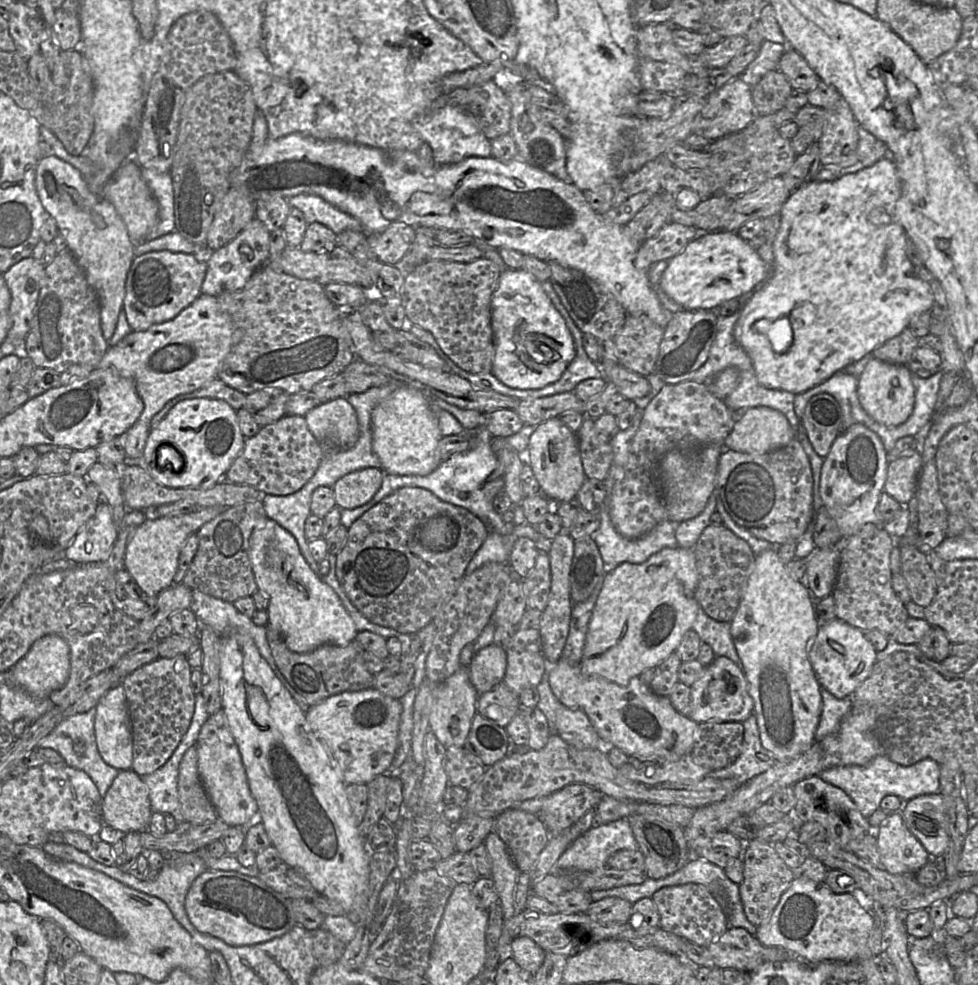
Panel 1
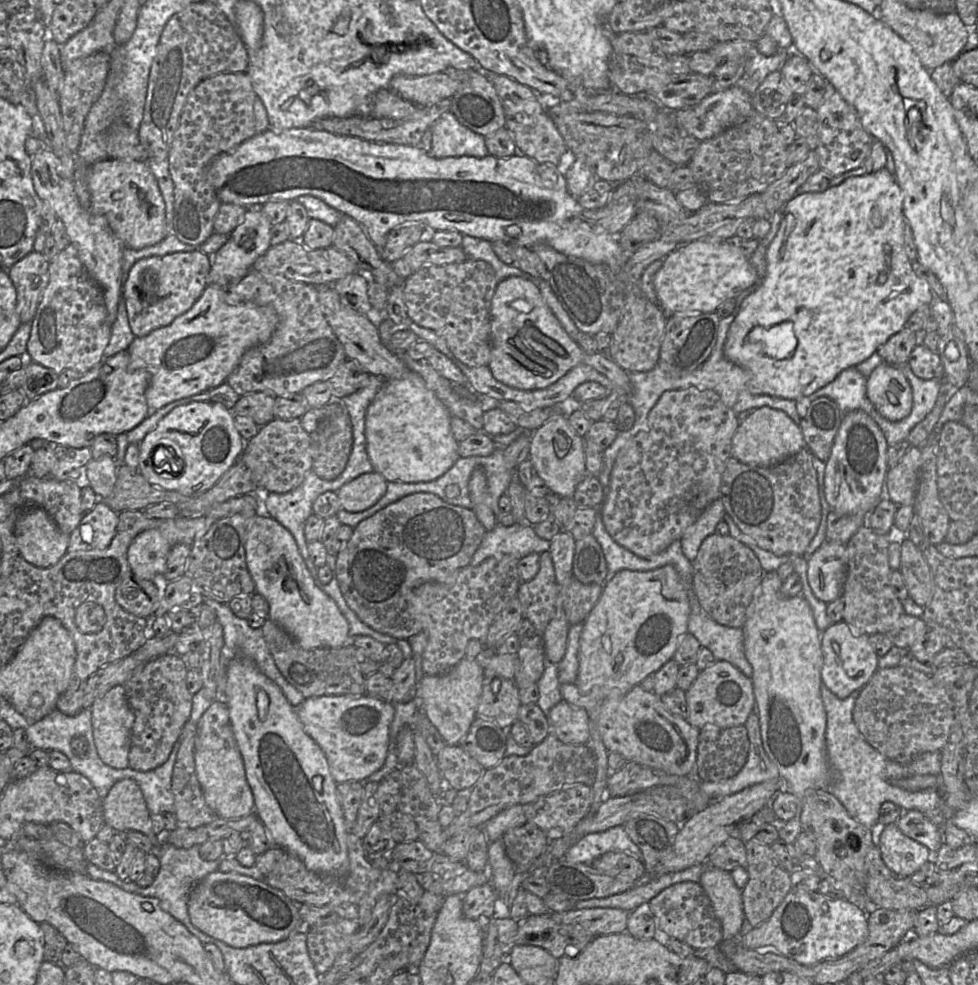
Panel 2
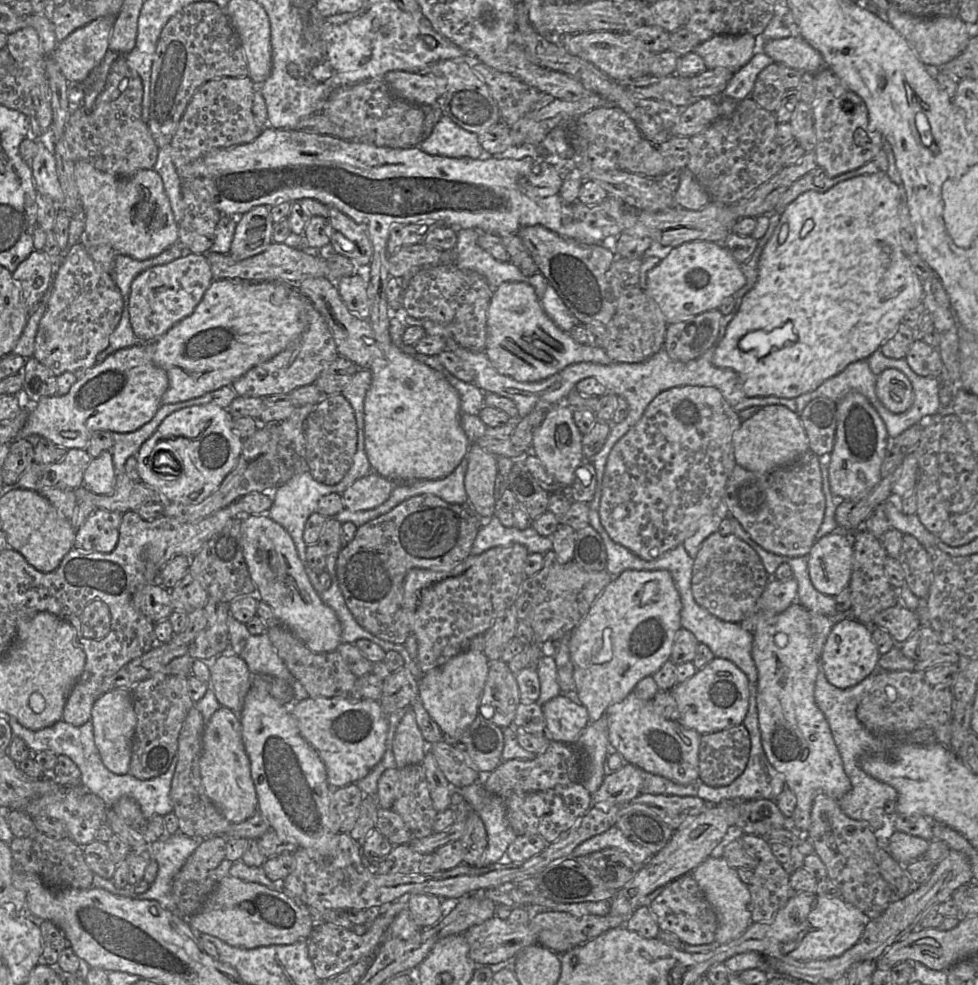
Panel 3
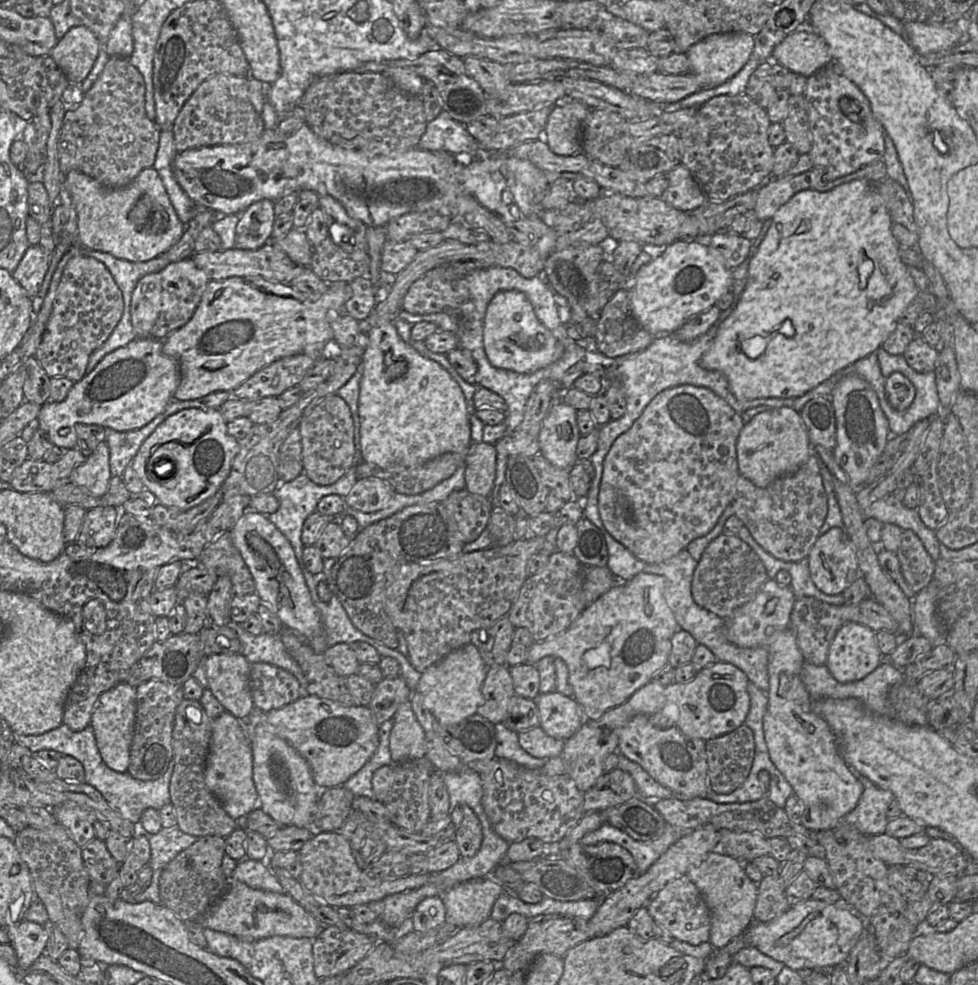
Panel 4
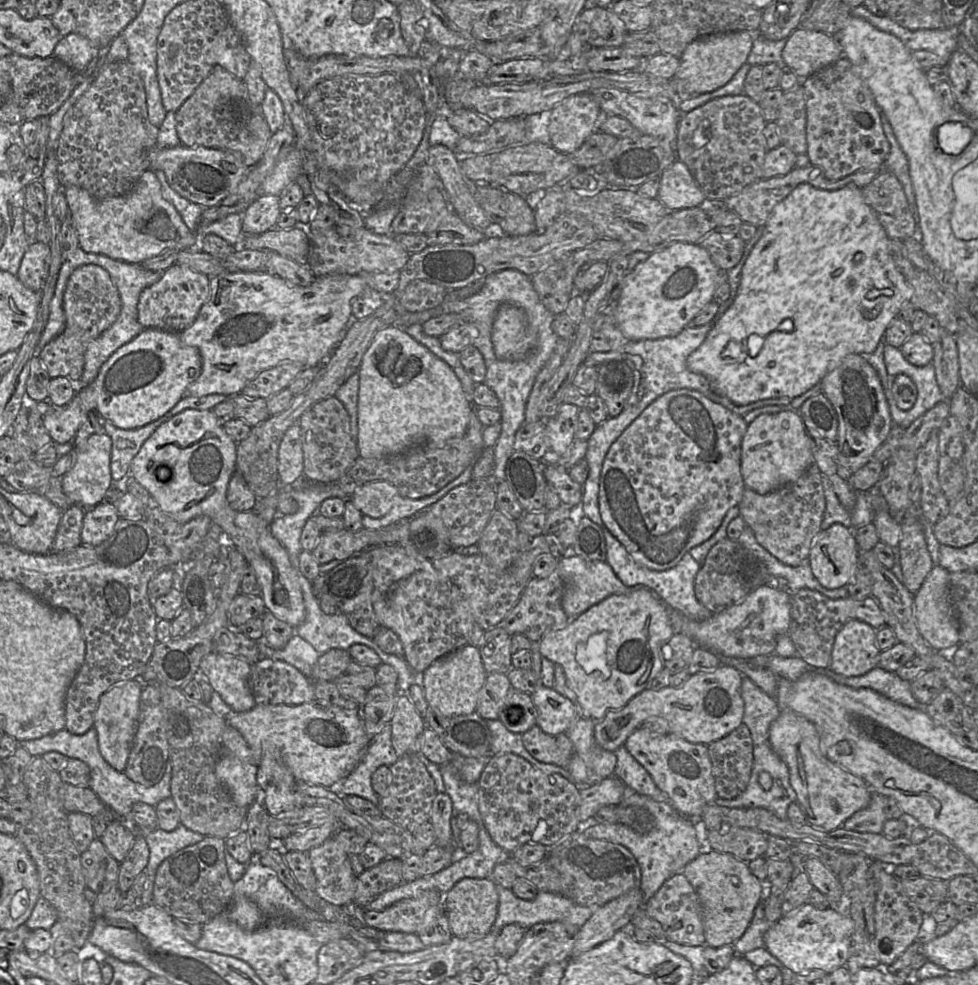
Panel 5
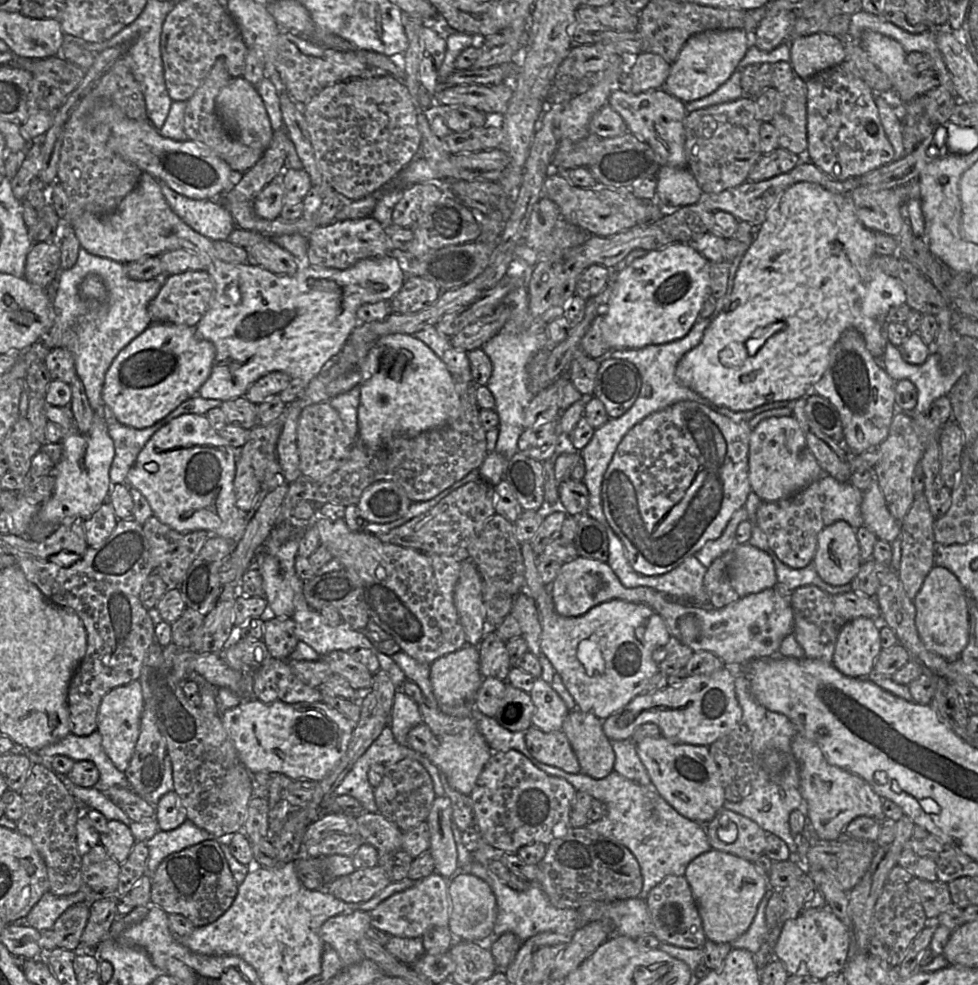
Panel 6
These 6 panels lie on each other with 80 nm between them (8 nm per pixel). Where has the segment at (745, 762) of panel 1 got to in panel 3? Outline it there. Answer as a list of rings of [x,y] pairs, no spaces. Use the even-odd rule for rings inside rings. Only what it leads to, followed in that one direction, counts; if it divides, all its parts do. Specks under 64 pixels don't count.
[[[750,683],[750,696],[748,711],[742,723],[749,732],[751,749],[747,766],[743,773],[736,778],[728,786],[711,787],[701,781],[698,782],[697,797],[703,799],[707,803],[719,804],[728,800],[753,800],[753,799],[768,799],[774,801],[786,787],[784,776],[778,772],[768,761],[764,752],[761,733],[758,722],[756,687]]]

